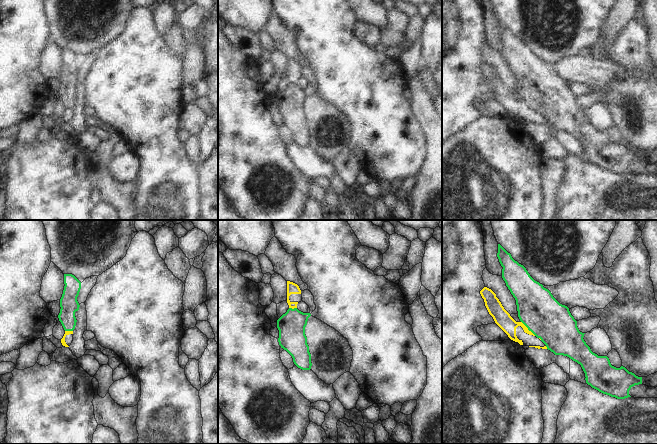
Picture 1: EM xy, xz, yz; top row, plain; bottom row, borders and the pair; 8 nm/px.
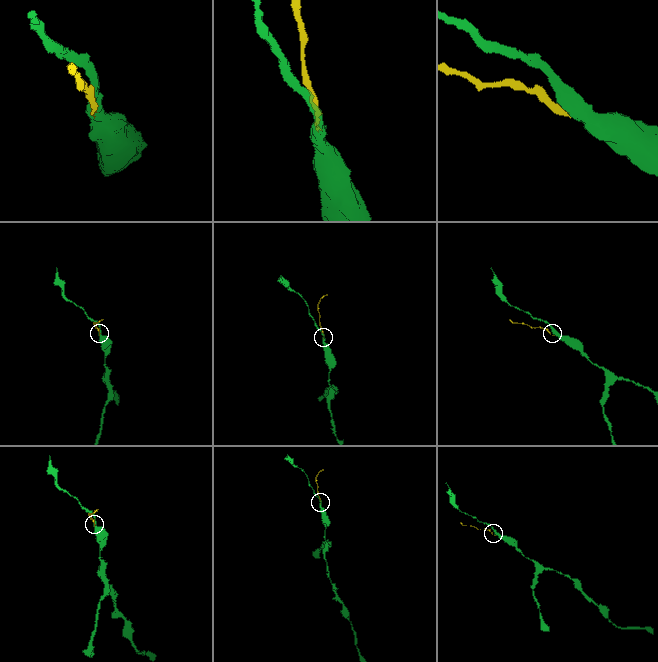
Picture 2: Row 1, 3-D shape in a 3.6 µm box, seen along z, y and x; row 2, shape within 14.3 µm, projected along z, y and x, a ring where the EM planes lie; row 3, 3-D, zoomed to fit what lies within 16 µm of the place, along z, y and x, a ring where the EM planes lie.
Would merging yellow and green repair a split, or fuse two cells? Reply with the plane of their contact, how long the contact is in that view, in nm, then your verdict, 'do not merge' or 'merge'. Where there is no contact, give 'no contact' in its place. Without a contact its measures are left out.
meets yellow in yz; contact 170 nm long; do not merge

